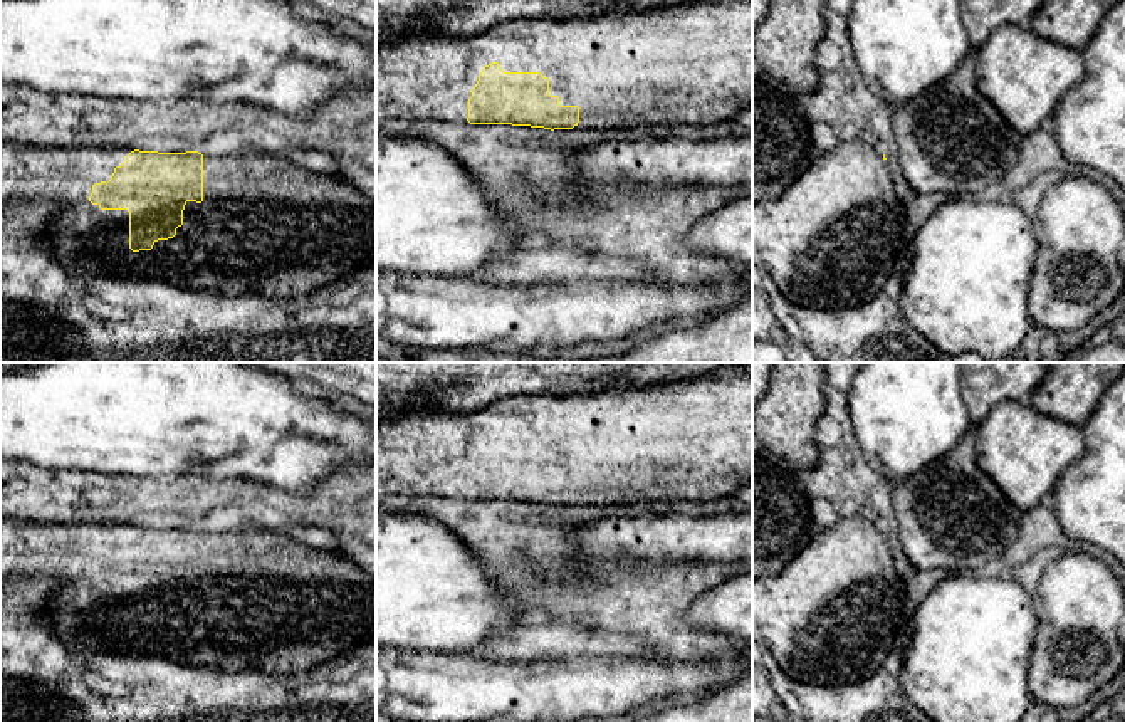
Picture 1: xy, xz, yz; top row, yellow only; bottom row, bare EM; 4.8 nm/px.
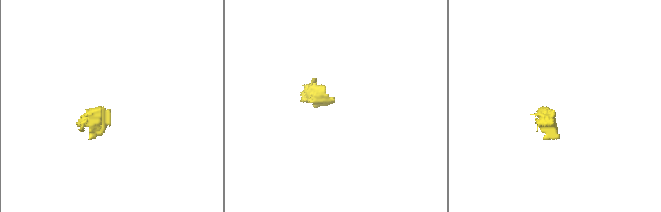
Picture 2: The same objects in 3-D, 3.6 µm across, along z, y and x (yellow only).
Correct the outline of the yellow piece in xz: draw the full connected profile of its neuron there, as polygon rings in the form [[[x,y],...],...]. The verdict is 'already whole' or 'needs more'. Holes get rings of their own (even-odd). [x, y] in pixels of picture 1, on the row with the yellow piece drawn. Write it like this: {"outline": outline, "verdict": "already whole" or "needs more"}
{"outline": [[[697,0],[594,18],[509,20],[468,39],[415,32],[376,45],[376,126],[388,119],[544,129],[707,126],[752,107],[752,0]]], "verdict": "needs more"}

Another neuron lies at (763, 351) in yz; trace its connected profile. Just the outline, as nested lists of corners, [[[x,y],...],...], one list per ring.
[[[752,341],[752,363],[784,363],[786,353],[781,344],[771,341]]]

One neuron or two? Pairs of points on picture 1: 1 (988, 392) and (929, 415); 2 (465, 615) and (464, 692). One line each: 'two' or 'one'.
1: two
2: two

